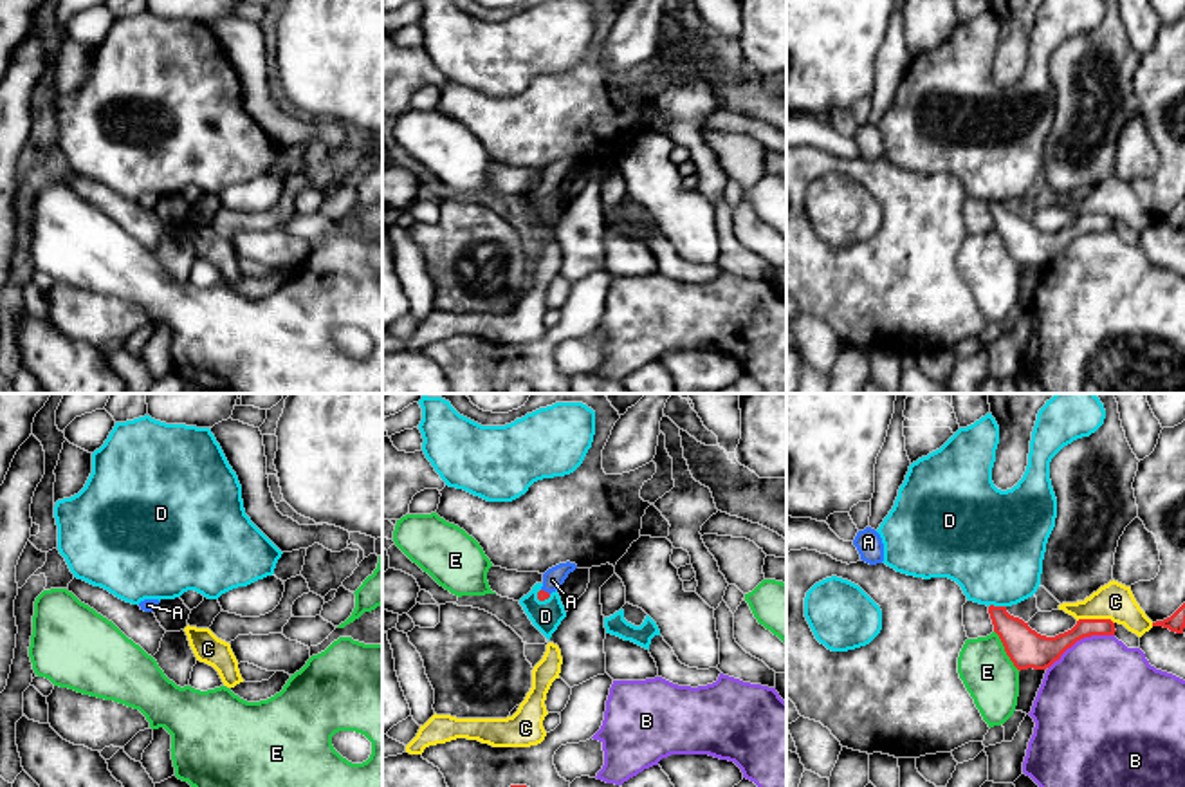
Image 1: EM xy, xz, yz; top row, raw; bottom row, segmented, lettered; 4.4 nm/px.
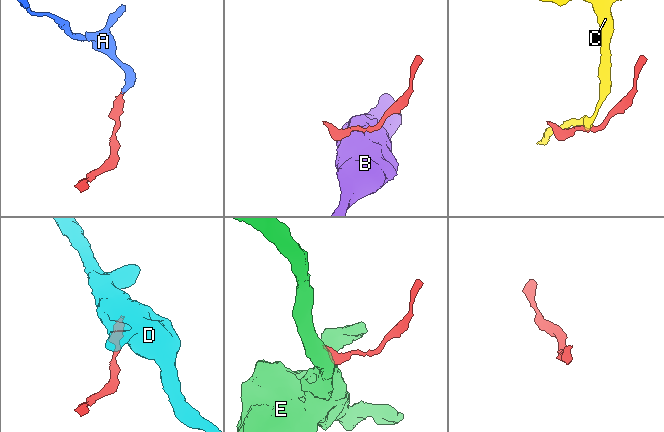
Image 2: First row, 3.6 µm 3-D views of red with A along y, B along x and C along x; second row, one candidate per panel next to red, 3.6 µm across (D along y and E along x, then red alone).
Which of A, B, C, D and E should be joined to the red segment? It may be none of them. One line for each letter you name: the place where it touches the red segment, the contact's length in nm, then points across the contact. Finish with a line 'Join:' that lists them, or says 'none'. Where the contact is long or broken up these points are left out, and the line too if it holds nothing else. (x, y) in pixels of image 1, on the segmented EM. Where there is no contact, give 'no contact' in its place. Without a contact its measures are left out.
A: xz (543, 591) | 50 nm | across xz (541, 594), (543, 591), (552, 580)
Join: A

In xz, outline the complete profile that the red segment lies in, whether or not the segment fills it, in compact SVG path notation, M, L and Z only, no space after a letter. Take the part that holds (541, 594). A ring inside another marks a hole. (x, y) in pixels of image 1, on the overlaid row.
M570 561L559 563L559 565L548 569L543 574L543 587L537 592L537 599L539 601L548 599L552 592L556 592L557 588L561 588L561 585L568 578L568 574L574 572L575 569L577 569L577 565L575 563L570 563Z

